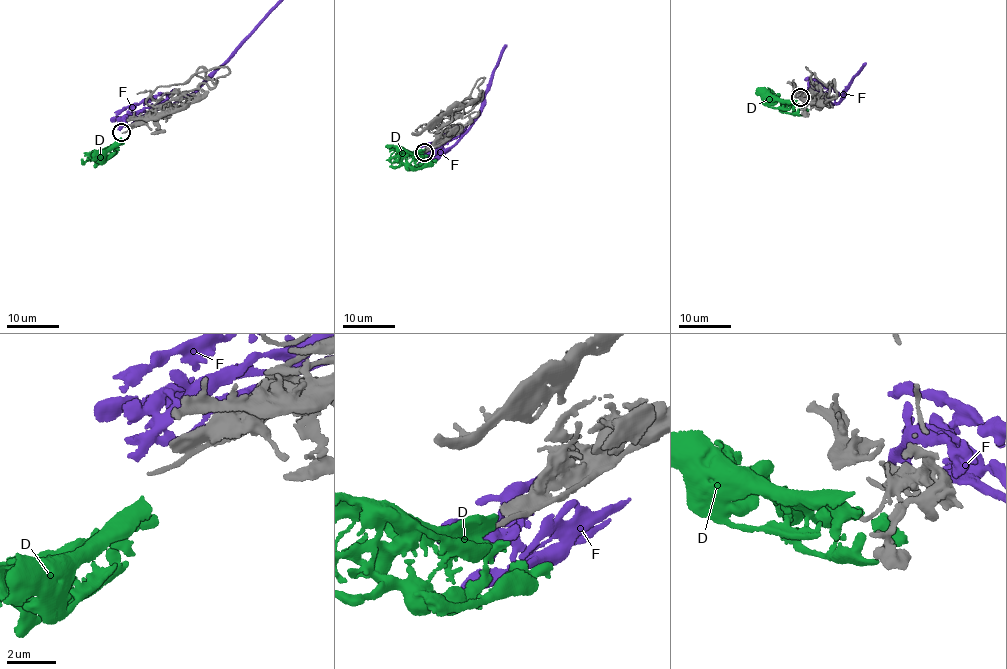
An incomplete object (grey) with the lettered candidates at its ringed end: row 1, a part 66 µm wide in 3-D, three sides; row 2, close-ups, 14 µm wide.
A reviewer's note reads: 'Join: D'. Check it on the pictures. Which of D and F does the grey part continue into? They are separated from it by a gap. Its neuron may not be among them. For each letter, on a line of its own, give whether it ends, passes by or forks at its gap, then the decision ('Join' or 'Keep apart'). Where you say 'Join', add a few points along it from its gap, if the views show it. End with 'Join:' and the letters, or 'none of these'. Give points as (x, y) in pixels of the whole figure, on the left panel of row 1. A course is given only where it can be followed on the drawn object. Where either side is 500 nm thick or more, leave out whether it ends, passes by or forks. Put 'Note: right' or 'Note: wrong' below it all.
D: It ends there. Keep apart
F: It passes by. Keep apart
Join: none of these
Note: wrong

